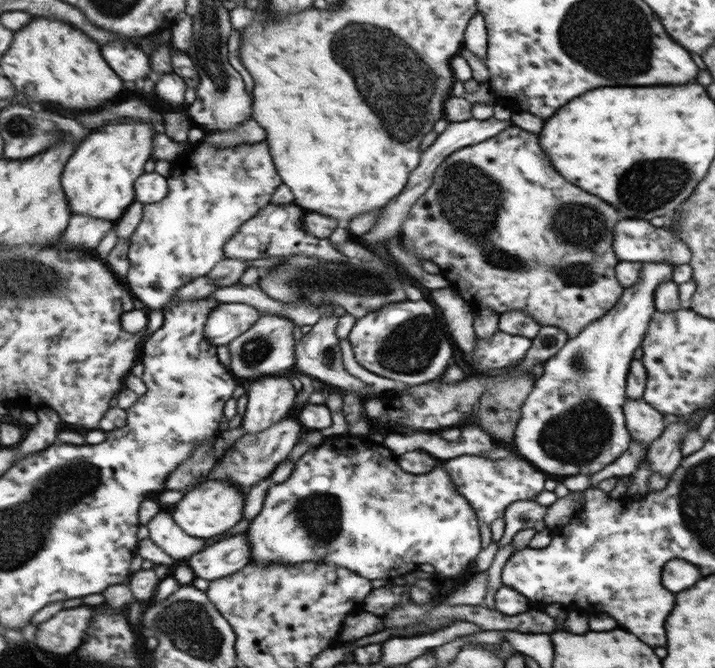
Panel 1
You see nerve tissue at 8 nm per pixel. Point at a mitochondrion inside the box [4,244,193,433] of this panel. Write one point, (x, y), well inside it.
(38, 276)

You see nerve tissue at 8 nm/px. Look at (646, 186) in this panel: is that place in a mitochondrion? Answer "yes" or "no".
yes

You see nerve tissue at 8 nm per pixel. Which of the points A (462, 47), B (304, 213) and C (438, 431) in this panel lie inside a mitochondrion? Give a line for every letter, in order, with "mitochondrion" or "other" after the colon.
A: other
B: other
C: other

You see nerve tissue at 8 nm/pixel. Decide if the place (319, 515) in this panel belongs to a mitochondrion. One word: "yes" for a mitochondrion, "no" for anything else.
yes

